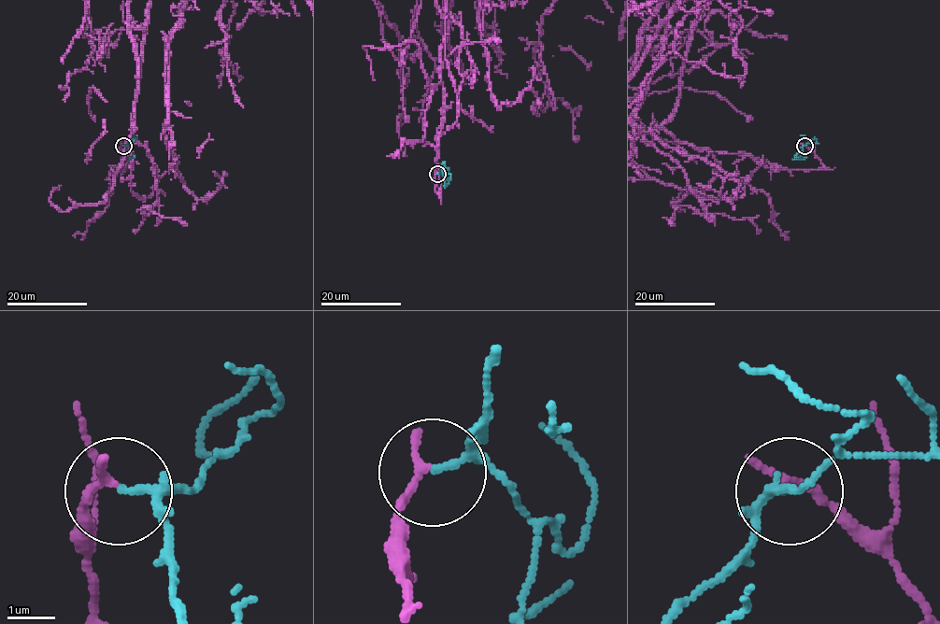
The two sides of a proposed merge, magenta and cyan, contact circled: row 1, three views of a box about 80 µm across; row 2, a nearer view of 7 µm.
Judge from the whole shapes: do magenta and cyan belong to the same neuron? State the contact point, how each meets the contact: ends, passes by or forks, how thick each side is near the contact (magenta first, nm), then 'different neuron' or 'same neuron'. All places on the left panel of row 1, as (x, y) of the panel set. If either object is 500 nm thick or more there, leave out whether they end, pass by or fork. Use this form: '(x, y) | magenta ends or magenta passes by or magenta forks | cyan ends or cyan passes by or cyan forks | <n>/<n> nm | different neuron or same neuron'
(123, 146) | magenta ends | cyan passes by | 200/110 nm | different neuron

